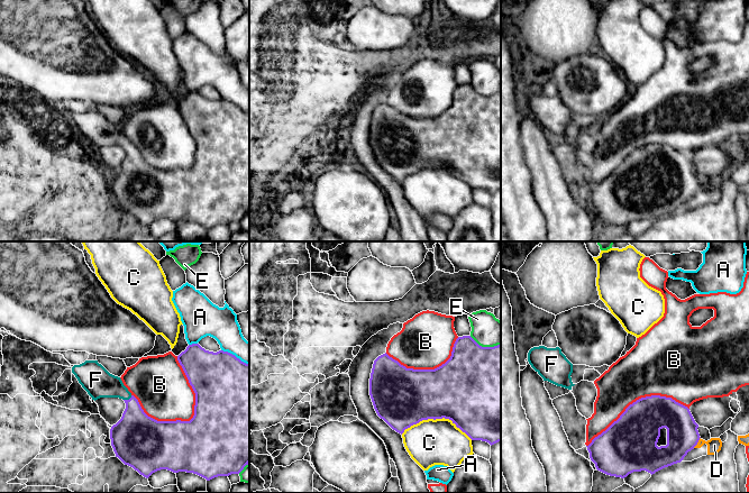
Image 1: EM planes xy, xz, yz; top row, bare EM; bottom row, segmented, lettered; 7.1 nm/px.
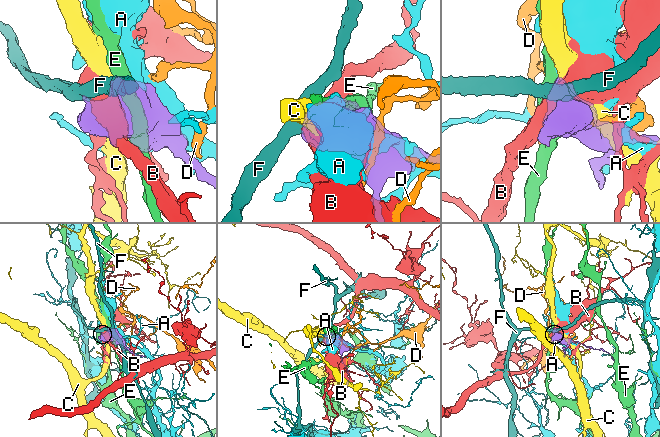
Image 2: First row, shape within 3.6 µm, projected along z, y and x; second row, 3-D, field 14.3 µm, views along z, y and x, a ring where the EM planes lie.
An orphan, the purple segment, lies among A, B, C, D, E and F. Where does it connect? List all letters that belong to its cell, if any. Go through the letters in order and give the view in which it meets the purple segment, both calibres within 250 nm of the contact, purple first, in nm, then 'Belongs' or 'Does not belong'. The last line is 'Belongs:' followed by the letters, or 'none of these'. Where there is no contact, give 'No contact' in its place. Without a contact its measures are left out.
A: Touches purple in xy. Thickness 320 nm (purple) against 280 nm. Does not belong
B: Touches purple in xy. Thickness 500 nm (purple) against 380 nm. Does not belong
C: Touches purple in xz. Thickness 440 nm (purple) against 320 nm. Does not belong
D: Touches purple in yz. Thickness 220 nm (purple) against 100 nm. Does not belong
E: Touches purple in xz. Thickness 500 nm (purple) against 220 nm. Does not belong
F: Touches purple in xy. Thickness 320 nm (purple) against 220 nm. Belongs
Belongs: F

